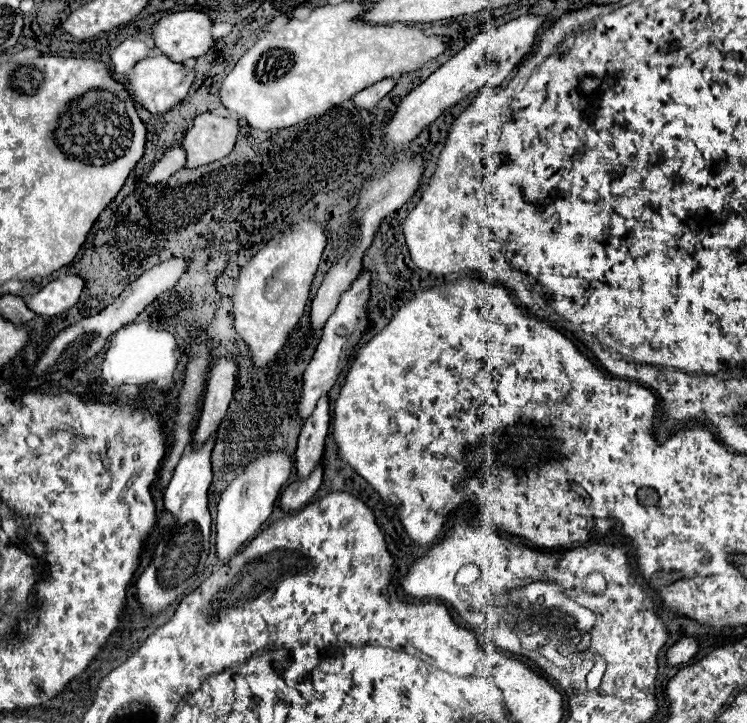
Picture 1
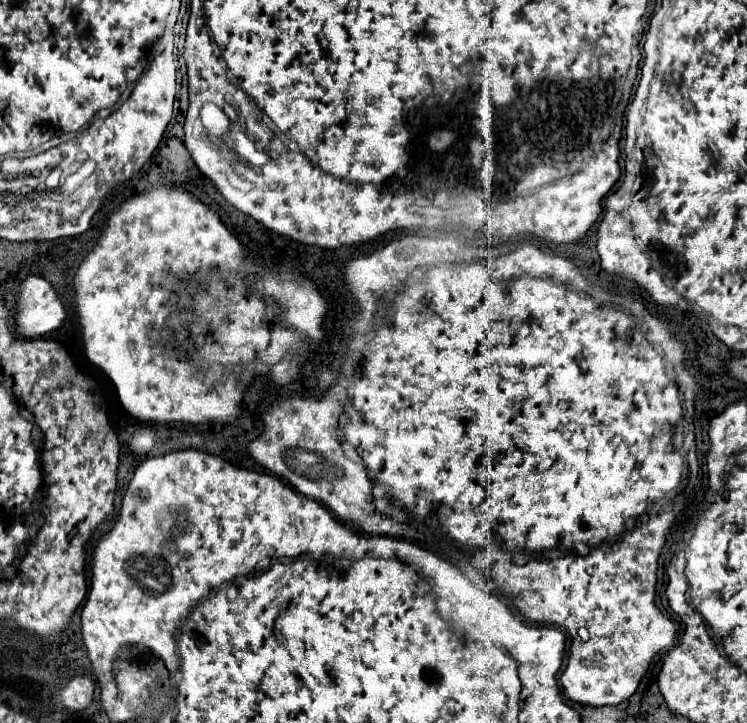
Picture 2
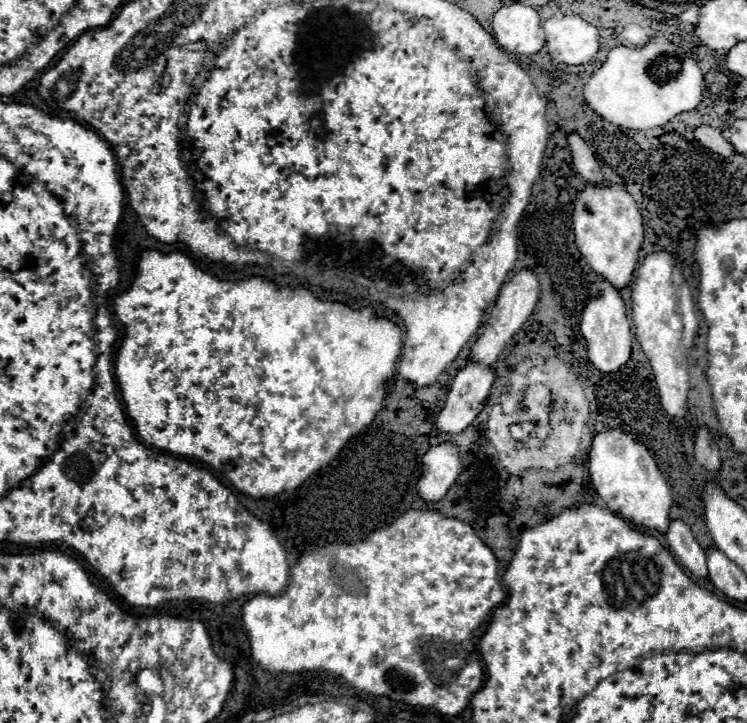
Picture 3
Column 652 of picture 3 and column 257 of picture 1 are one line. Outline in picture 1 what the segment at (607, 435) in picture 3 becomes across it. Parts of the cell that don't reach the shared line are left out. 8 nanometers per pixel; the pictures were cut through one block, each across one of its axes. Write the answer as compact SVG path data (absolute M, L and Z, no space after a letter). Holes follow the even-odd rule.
M272 452L256 458L224 490L218 504L218 516L216 516L216 556L222 564L234 558L240 552L240 548L244 548L256 536L260 526L268 520L274 508L274 502L282 490L282 484L288 480L290 472L292 472L290 458L284 452Z

